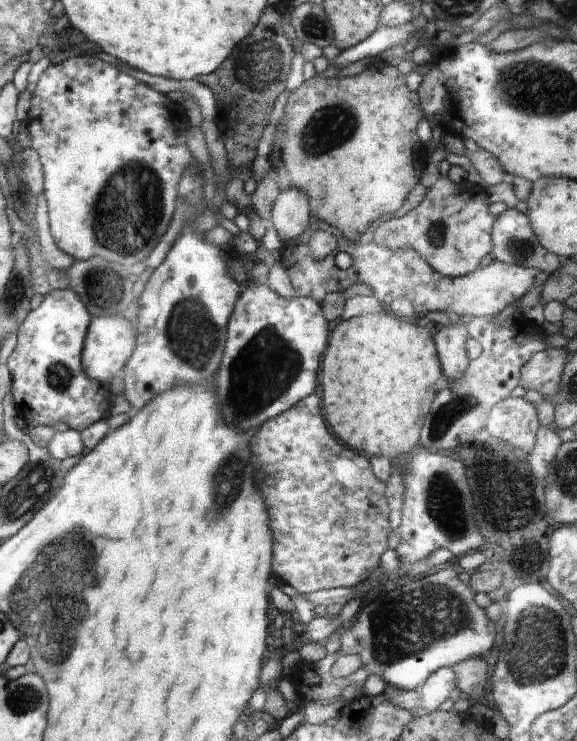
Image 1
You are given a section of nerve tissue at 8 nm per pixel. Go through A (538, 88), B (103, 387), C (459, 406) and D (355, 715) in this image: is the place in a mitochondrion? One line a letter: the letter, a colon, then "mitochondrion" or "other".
A: mitochondrion
B: other
C: mitochondrion
D: other

